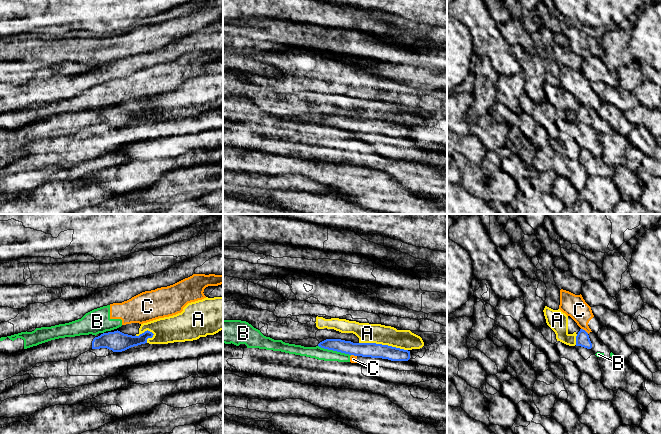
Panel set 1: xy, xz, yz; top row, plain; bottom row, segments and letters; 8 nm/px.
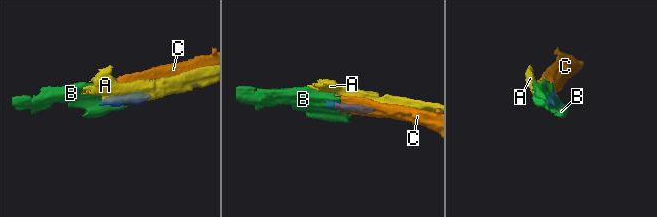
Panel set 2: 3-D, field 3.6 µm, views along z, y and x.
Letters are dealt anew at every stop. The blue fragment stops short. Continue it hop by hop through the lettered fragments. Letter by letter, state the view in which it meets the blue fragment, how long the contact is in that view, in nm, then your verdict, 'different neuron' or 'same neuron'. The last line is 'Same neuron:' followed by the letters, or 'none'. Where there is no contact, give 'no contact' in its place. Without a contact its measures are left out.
A: xz | 400 nm | different neuron
B: xz | 280 nm | different neuron
C: yz | 80 nm | different neuron
Same neuron: none

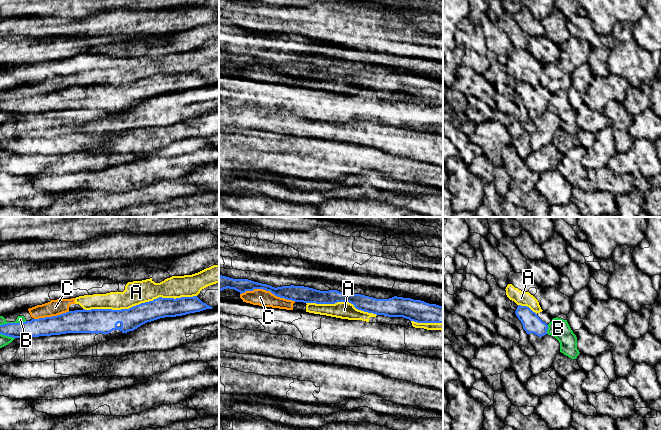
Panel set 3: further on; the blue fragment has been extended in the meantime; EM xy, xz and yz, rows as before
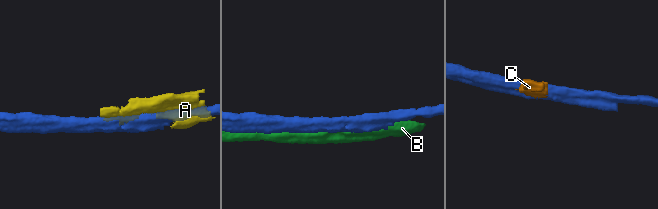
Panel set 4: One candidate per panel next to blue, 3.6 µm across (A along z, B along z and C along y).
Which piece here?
A: xy | 900 nm | different neuron
B: xy | 220 nm | different neuron
C: xz | 460 nm | different neuron
Same neuron: none

